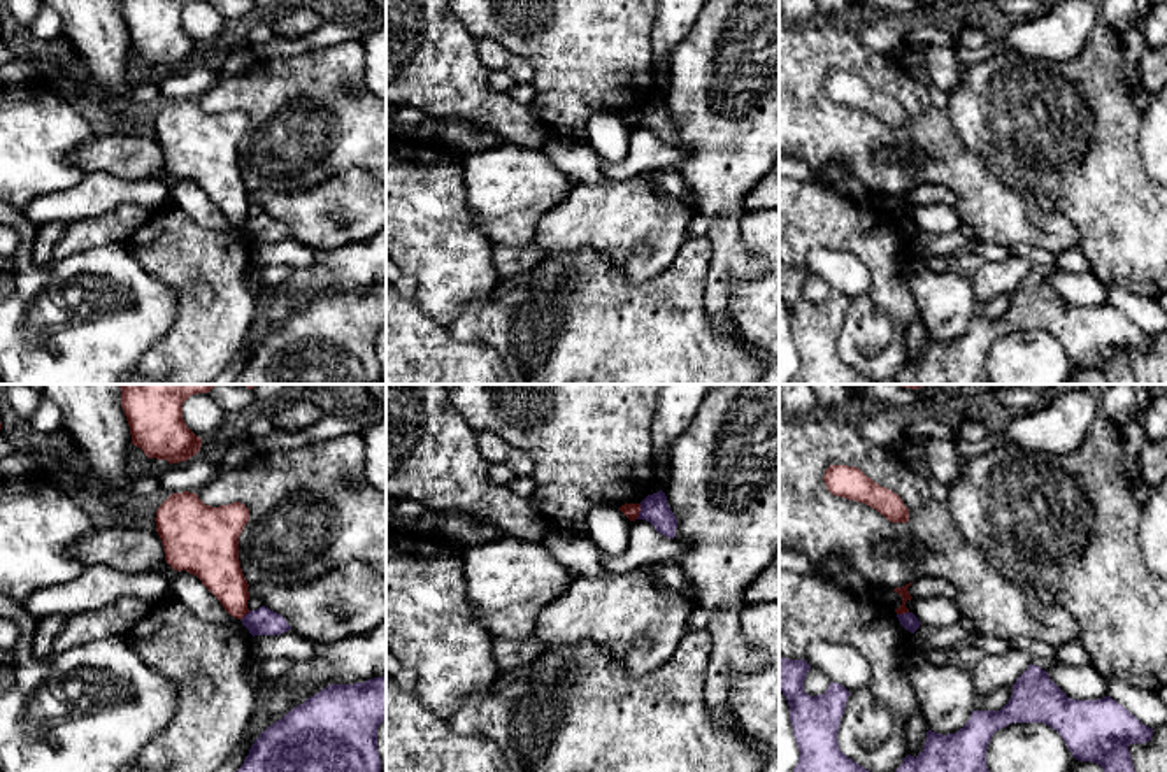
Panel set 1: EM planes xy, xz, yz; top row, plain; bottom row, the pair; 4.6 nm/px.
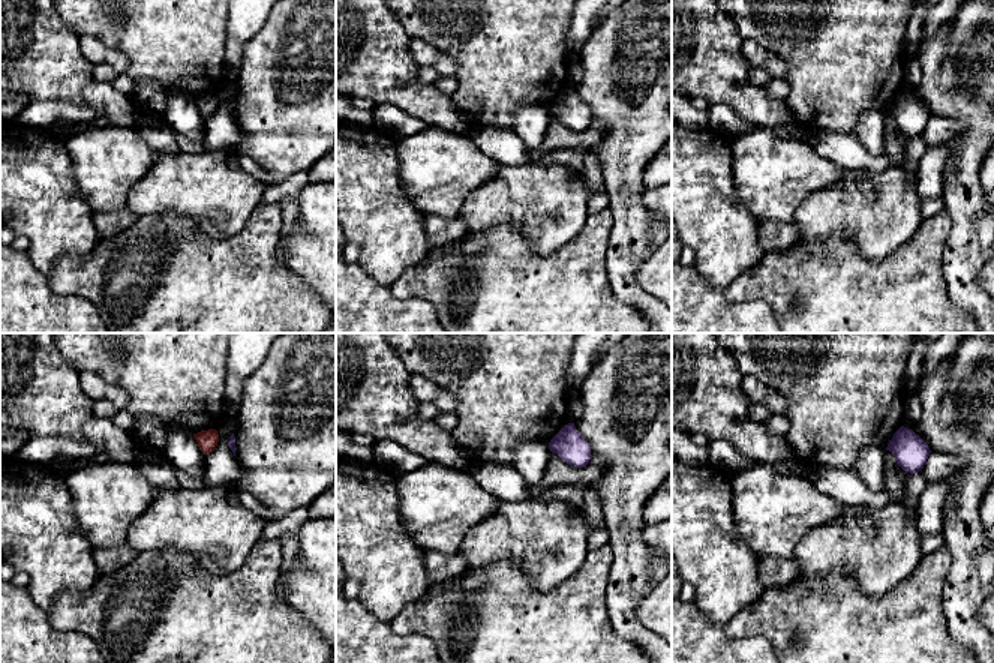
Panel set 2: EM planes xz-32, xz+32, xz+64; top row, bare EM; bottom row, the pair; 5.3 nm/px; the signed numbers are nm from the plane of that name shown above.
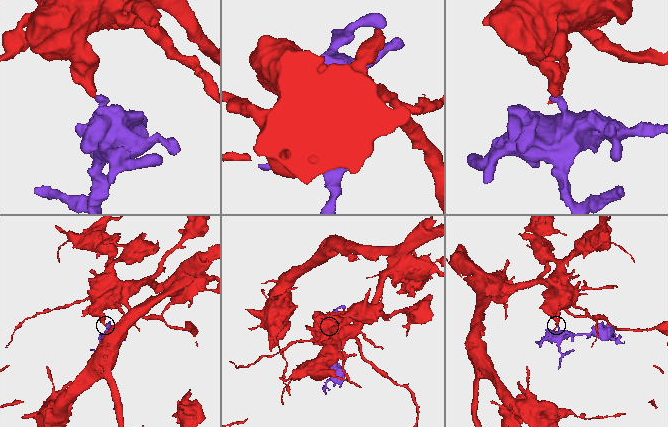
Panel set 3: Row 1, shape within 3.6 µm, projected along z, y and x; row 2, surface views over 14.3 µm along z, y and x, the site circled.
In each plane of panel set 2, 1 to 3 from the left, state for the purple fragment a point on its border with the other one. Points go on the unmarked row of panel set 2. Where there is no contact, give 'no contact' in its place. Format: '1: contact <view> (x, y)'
1: no contact
2: no contact
3: no contact

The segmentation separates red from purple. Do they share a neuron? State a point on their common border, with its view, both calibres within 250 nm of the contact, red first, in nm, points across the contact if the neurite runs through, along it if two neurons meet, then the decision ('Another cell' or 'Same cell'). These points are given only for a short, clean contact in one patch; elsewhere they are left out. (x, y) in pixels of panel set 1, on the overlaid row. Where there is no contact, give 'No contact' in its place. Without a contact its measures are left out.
Touches red at xz (639, 511). Thickness 70 nm (red) against 130 nm. Boundary: xz (641, 504), (636, 518). Another cell

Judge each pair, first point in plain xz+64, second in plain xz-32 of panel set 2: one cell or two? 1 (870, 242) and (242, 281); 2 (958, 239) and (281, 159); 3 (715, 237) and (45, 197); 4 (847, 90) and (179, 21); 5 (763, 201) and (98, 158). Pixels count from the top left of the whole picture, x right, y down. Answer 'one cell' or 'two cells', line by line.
1: two cells
2: one cell
3: one cell
4: one cell
5: one cell

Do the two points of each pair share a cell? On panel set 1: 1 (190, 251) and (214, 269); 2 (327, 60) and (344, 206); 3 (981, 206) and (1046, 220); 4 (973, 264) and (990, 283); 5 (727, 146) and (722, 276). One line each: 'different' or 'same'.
1: same
2: different
3: same
4: same
5: same

